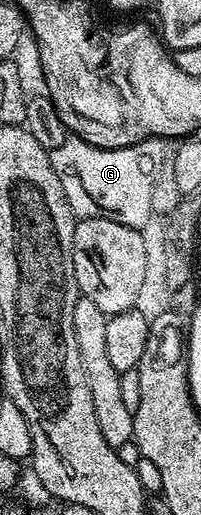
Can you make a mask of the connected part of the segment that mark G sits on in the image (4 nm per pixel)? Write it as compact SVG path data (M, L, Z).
M68 137L50 151L52 169L60 177L64 197L78 219L107 219L120 225L146 229L155 218L152 189L160 170L153 142L130 147L97 147L77 137Z

